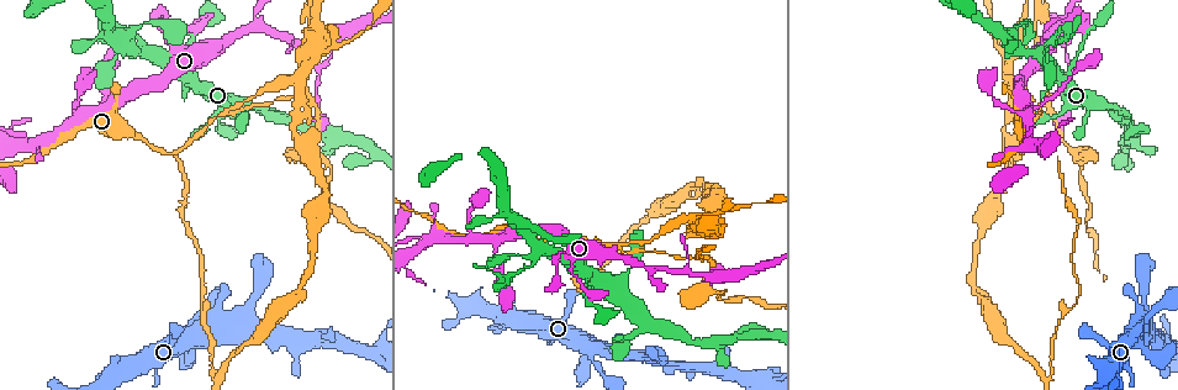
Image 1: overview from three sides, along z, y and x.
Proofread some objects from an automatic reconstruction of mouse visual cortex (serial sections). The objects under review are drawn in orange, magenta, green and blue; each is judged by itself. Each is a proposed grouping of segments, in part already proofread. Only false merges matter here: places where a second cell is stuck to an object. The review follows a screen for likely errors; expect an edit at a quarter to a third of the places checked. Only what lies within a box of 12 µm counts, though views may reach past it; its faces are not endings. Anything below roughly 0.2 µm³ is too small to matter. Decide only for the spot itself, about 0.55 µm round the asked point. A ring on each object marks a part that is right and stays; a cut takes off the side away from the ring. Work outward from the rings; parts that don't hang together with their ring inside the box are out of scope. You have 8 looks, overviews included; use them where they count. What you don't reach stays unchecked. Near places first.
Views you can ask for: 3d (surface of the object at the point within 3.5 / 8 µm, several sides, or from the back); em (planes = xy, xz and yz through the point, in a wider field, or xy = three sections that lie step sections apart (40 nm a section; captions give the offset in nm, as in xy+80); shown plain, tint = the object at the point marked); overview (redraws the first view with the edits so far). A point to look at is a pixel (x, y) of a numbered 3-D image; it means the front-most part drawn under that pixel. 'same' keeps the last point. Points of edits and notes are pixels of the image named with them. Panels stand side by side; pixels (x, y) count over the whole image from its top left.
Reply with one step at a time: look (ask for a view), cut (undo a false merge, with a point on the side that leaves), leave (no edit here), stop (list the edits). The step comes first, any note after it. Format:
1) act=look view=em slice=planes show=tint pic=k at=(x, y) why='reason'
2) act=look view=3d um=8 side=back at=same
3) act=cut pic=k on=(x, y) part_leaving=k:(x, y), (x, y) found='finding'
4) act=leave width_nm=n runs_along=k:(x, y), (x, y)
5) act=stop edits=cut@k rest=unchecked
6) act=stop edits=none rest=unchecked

act=look view=3d um=8 pic=1 at=(645, 266) why='side arm on a straight run'

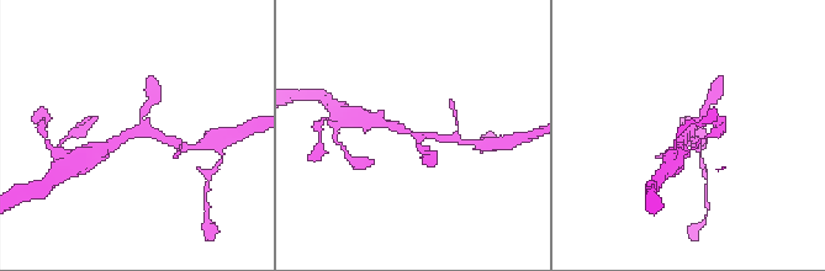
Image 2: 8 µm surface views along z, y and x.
act=look view=3d um=3.5 pic=2 at=(136, 135) why='closer look'

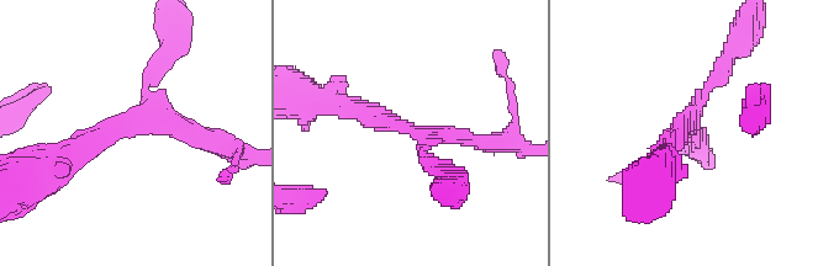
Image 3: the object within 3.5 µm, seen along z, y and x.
act=look view=em slice=xy step=5 show=tint pic=3 at=(683, 129) arms=3 arm_widths_nm=150,200,250

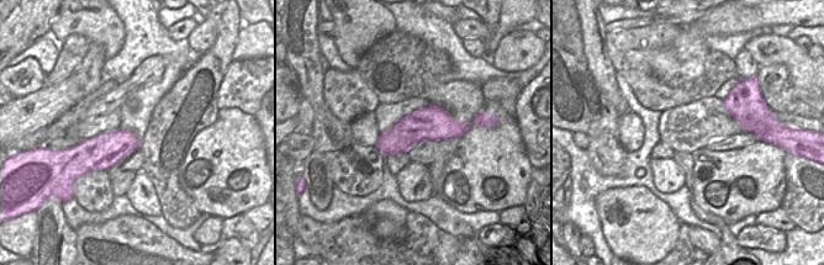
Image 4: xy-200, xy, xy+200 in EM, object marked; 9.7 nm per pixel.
act=leave found='continuous, no second cell'

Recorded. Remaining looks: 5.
act=look view=3d um=3.5 pic=1 at=(609, 243) why='two arms at a narrow angle'

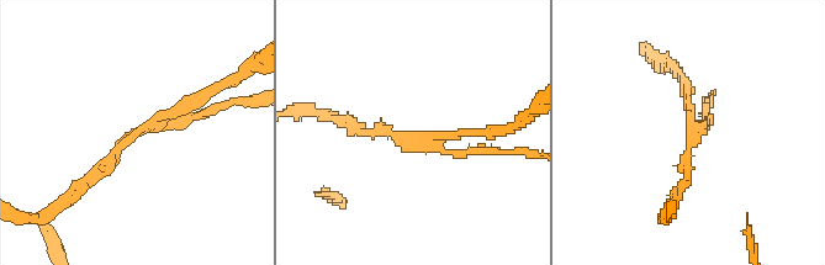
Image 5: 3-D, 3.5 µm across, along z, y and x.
act=look view=em slice=xy step=2 show=tint pic=5 at=(132, 134) arms=3 arm_widths_nm=100,150,150

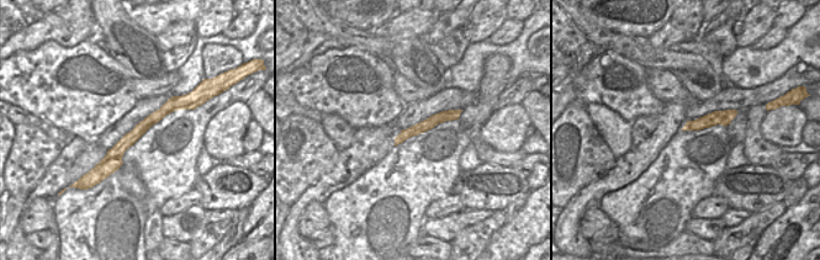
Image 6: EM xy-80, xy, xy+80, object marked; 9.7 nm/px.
act=cut pic=5 on=(207, 111) found='a second cell is stuck on'

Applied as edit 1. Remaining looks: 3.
act=look view=3d um=8 pic=1 at=(684, 216) why='branch point'

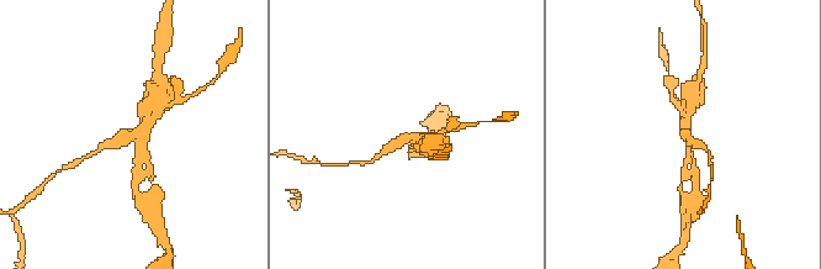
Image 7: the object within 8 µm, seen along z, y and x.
act=look view=em slice=xy step=5 show=tint pic=7 at=(407, 140) why='need the tissue'

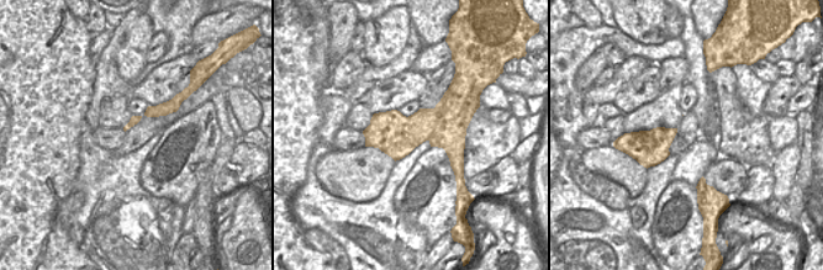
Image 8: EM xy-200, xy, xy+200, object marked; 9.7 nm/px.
act=cut pic=7 on=(433, 141) border=8:(448, 90), (442, 116), (427, 139) found='two cells meet here'

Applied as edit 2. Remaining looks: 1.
act=stop edits=cut@5,cut@7 rest=unchecked

